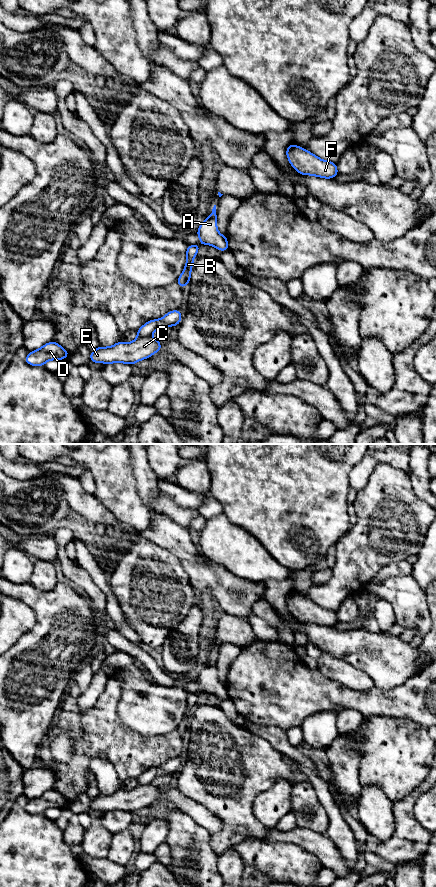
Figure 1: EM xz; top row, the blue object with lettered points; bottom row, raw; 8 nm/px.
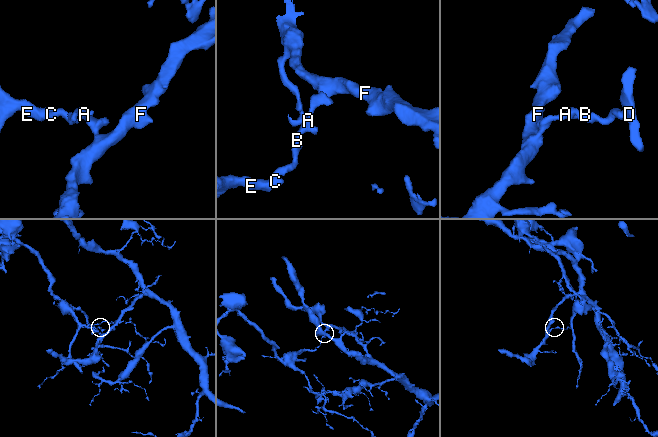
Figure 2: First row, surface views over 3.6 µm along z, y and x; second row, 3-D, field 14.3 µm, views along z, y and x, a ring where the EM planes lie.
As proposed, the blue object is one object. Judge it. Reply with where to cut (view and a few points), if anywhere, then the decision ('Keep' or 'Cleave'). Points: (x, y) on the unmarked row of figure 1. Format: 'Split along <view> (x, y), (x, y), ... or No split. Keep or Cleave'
Split along xz (150, 783), (138, 785). Cleave

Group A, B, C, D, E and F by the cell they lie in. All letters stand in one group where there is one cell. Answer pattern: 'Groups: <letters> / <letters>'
Groups: A B F / C D E

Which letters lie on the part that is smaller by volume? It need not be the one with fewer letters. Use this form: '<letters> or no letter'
C, D, E

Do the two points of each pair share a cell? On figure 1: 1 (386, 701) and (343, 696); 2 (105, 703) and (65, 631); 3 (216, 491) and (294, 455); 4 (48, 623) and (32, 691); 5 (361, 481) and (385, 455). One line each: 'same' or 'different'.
1: same
2: different
3: same
4: same
5: same

